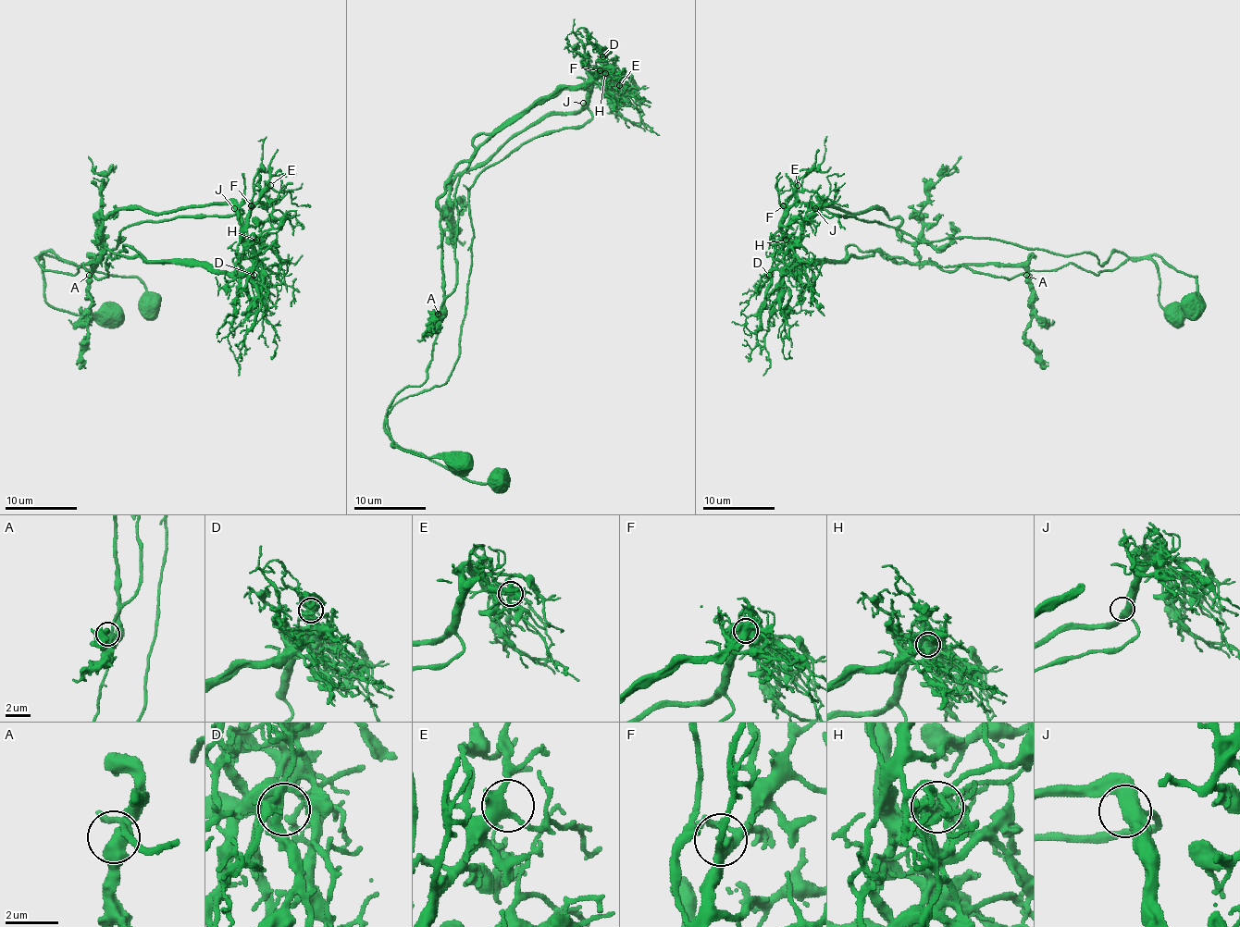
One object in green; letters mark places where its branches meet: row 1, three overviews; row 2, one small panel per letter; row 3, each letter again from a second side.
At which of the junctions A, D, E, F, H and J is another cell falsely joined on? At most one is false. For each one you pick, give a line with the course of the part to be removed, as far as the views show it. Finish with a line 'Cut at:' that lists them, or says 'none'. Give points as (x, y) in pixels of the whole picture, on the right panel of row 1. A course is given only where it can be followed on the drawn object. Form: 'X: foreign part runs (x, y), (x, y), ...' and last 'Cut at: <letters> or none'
H: foreign part runs (785, 240), (792, 272), (874, 252), (1011, 278), (1158, 255), (1195, 277), (1191, 320)
Cut at: H

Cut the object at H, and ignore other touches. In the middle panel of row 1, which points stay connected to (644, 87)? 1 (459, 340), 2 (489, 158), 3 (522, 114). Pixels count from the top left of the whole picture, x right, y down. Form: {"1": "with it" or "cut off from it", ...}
{"1": "with it", "2": "with it", "3": "cut off from it"}

